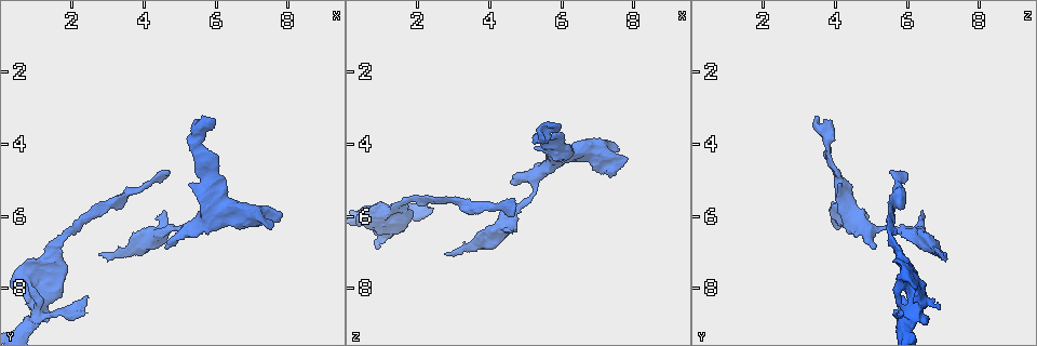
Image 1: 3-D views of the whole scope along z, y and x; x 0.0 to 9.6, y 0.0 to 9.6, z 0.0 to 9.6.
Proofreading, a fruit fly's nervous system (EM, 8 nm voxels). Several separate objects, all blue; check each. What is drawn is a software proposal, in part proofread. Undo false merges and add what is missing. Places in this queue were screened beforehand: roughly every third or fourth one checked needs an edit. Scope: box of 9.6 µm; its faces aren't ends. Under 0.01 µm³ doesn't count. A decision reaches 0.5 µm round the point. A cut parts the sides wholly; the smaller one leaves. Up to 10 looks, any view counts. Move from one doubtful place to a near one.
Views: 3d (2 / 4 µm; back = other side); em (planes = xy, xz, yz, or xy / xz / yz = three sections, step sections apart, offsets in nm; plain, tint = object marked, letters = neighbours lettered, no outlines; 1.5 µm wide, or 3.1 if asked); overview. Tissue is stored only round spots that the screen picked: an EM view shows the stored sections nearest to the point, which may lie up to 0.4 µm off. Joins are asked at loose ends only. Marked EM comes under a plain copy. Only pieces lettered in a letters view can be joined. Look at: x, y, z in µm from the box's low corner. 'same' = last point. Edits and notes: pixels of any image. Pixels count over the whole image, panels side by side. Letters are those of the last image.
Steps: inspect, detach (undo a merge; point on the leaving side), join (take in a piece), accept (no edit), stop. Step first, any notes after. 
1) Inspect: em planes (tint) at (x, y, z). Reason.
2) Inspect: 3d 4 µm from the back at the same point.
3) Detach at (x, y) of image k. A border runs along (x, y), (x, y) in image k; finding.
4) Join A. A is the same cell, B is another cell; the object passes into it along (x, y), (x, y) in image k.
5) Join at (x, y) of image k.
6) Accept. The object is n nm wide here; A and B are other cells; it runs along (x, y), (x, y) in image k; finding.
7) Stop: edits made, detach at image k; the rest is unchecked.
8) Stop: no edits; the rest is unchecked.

Inspect: 3d 2 µm from the back at (7.40, 6.05, 4.50). Thick turns thin.

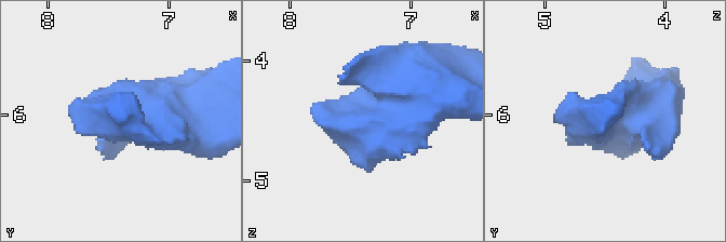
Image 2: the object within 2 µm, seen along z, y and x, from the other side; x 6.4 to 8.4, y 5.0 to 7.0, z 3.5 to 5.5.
Inspect: em planes (letters) at (7.40, 6.06, 4.54).

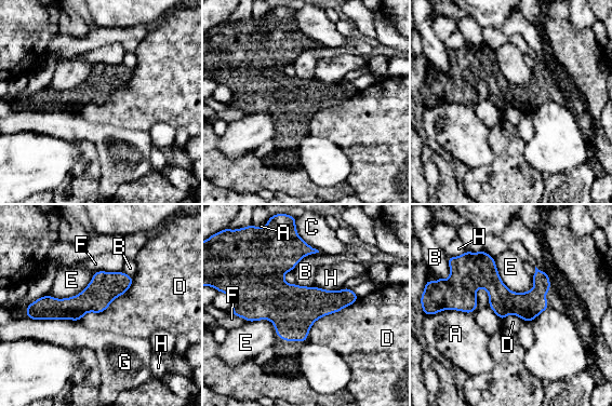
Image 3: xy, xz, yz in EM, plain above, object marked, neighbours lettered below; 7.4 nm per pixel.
Accept. A, B, C, D, E, F, G and H are other cells; a border runs along (493, 257), (509, 289), (534, 286) in image 3; continuous, no second cell.

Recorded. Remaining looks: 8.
Inspect: em yz step 8 (letters) at (0.60, 7.60, 5.95).

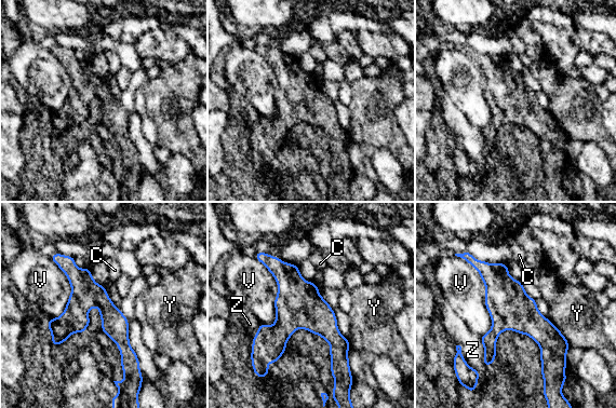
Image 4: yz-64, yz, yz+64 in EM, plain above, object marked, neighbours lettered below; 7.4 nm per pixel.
Accept. C, V, Y and Z are other cells; it runs along (54, 257), (106, 307), (126, 345) in image 4; continuous, no second cell.

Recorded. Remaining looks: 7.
Inspect: 3d 4 µm from the back at (2.75, 7.05, 7.05).

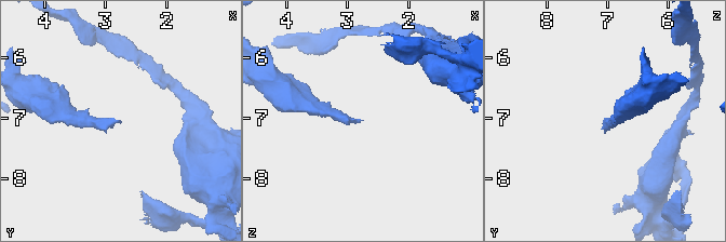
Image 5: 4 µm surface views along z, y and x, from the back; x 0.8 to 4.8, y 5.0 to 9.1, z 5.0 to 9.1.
Inspect: em planes (tint) at (2.75, 7.00, 7.00).

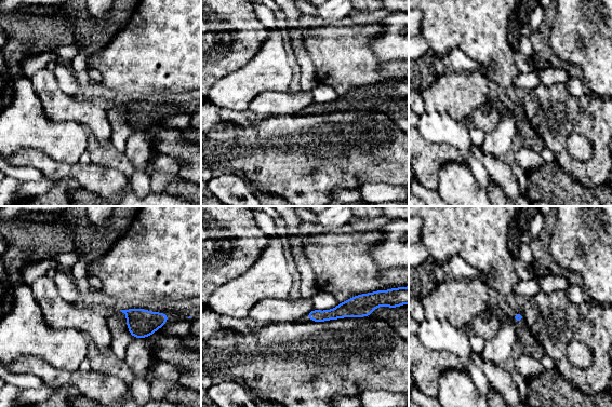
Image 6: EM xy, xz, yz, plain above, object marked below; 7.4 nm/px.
Inspect: em planes (letters) at the same point.

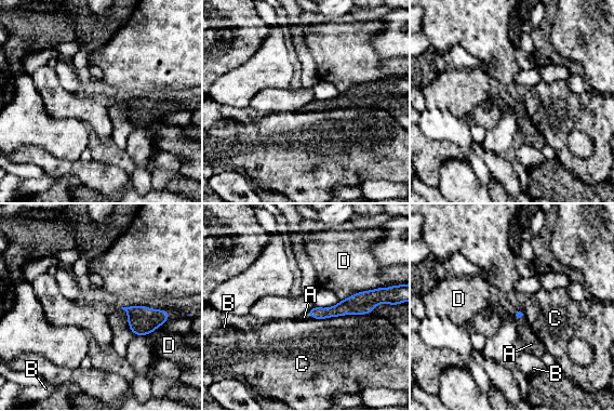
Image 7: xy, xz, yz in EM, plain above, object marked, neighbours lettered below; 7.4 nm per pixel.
Join A. A is the same cell, B, C and D are other cells; the cell continues.

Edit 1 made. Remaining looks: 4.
Inspect: 3d 4 µm from the back at (5.50, 3.90, 3.80). Sharp bend.

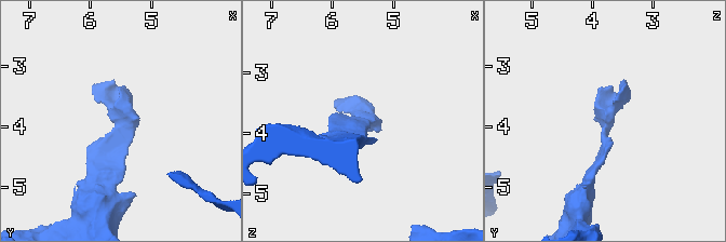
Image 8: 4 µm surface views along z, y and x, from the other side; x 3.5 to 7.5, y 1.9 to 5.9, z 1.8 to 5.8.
Inspect: em planes (letters) at (5.50, 3.90, 3.75).

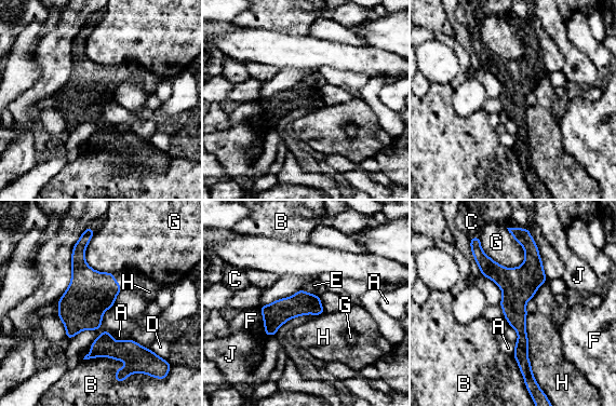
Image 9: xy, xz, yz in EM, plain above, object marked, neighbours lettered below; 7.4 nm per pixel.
Accept. A, B, C, D, E, F, G, H and J are other cells; a border runs along (302, 288), (319, 296) in image 9; one cell here.

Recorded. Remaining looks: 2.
Stop: edits made, join at image 7; the rest is unchecked.

